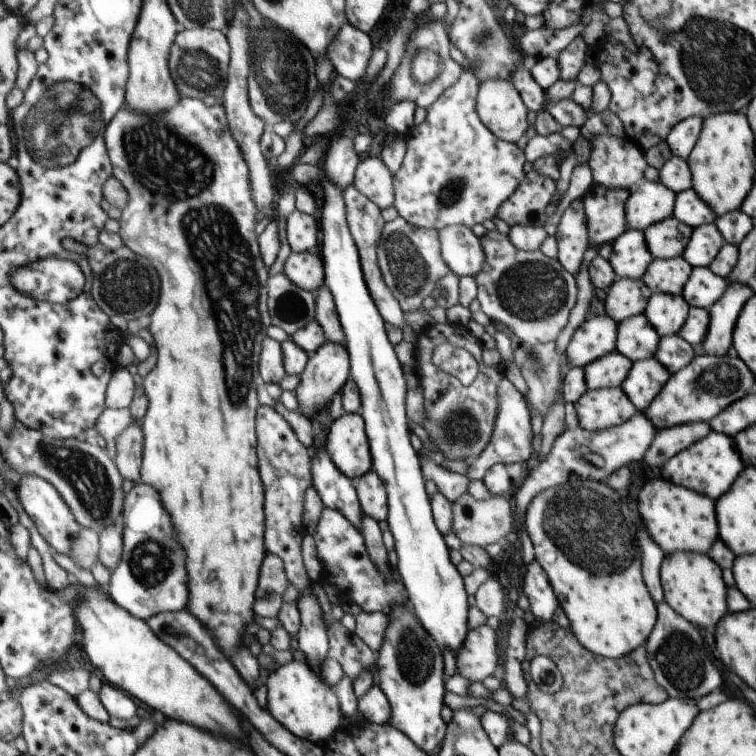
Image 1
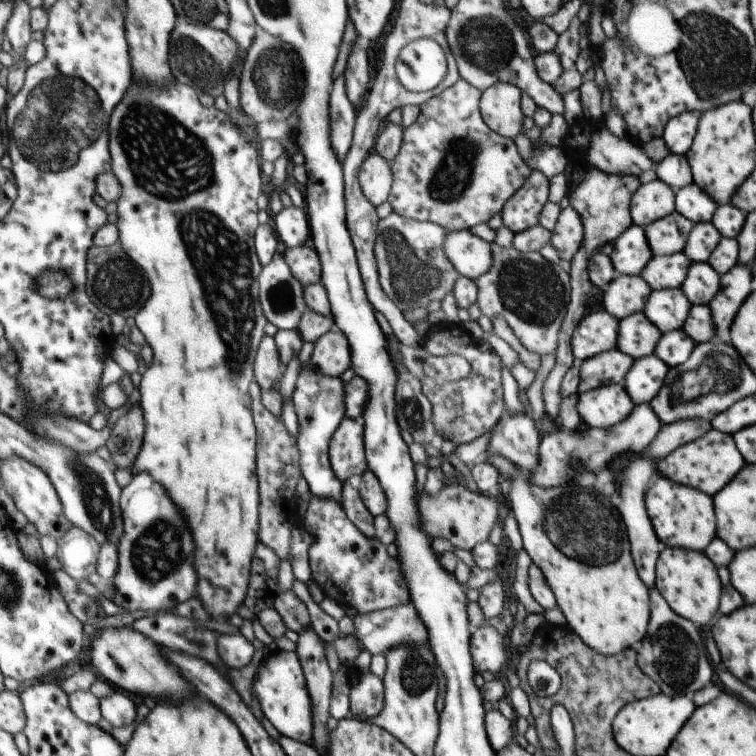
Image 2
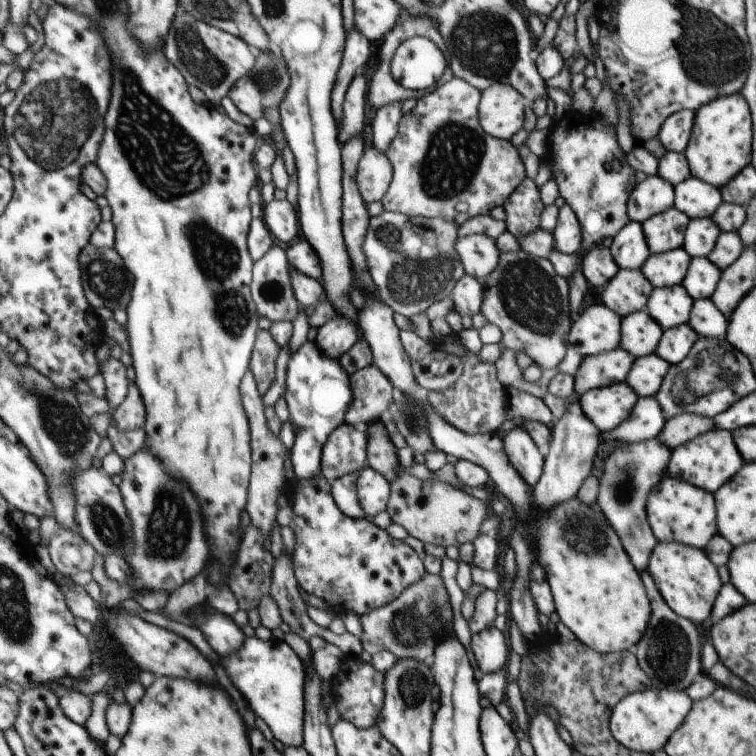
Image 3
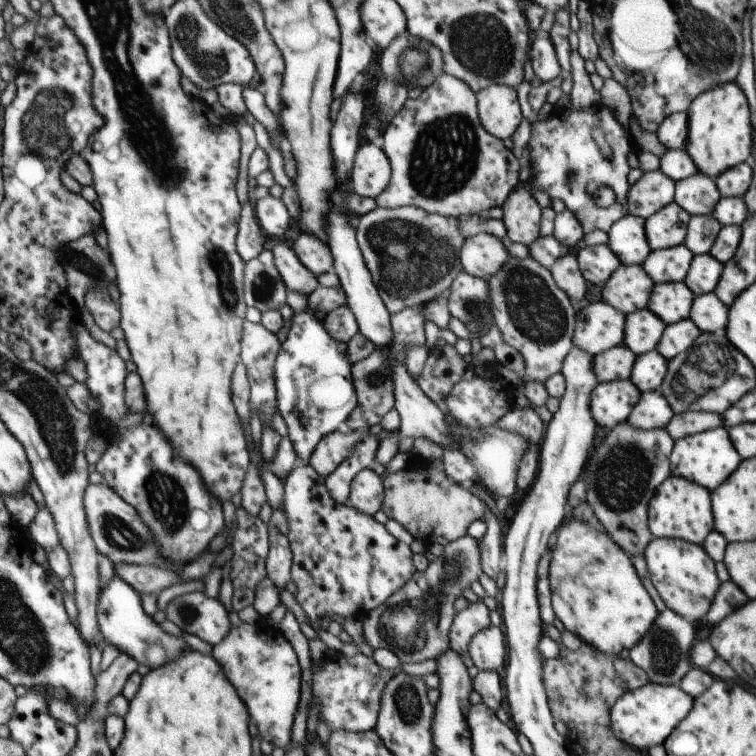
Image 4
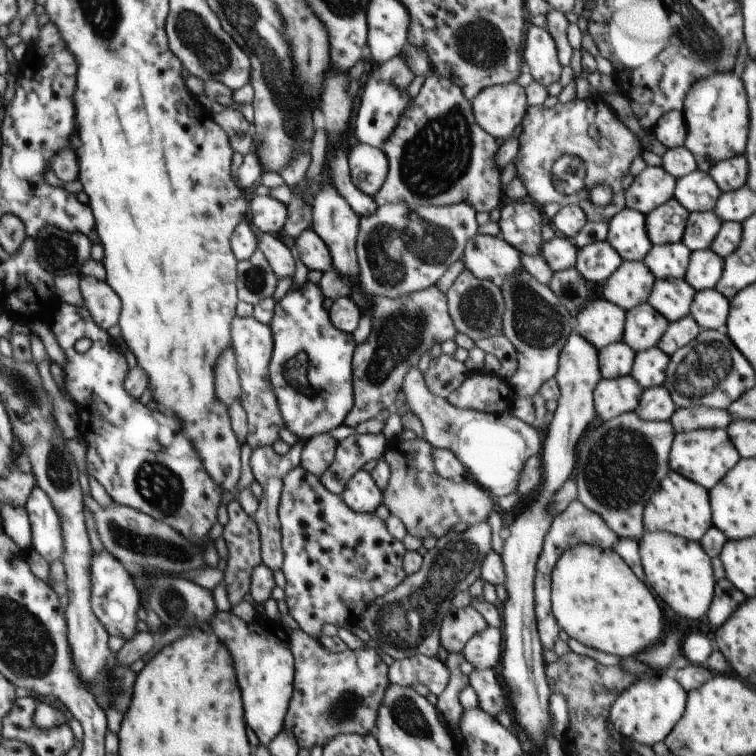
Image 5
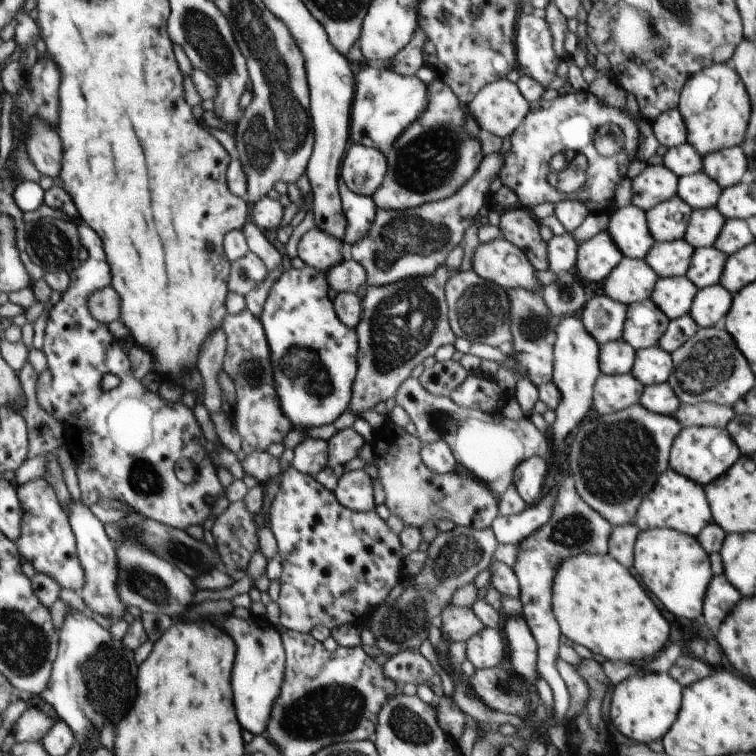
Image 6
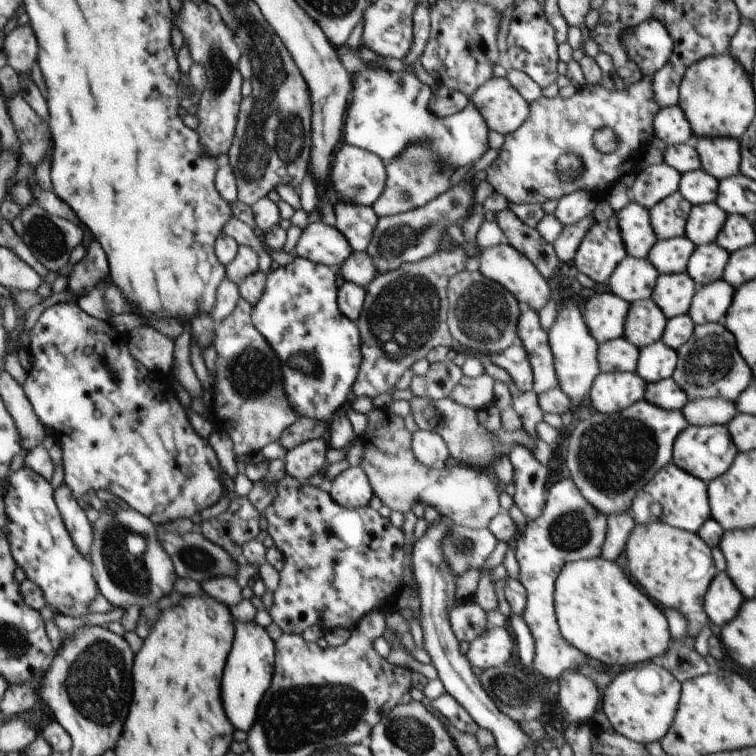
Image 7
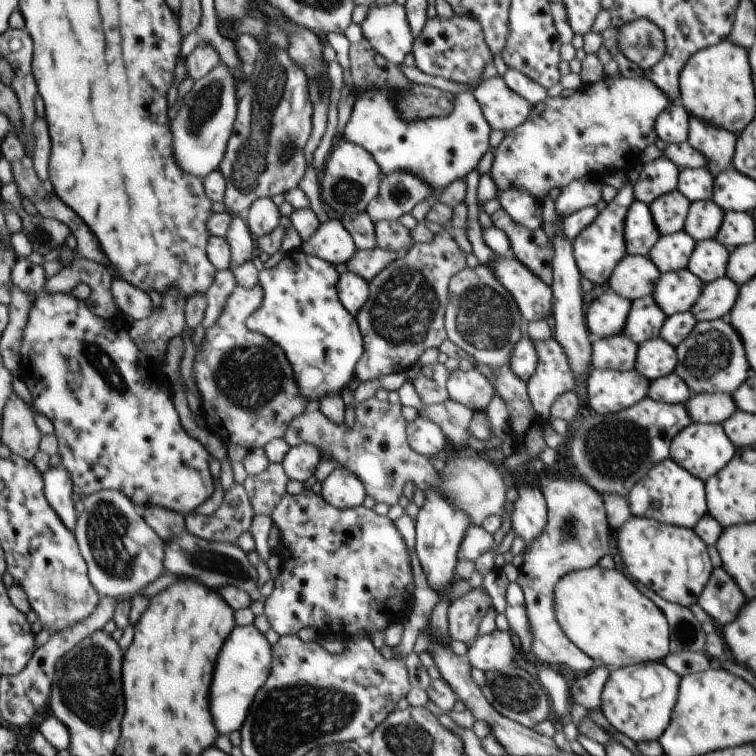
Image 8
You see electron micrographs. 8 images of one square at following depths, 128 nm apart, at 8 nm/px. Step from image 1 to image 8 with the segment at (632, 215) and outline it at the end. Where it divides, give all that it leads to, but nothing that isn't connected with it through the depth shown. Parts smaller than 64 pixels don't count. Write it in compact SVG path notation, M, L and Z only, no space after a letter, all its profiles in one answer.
M661 154L641 168L637 182L633 185L634 200L648 206L659 196L674 191L678 187L679 175L681 170L678 166Z

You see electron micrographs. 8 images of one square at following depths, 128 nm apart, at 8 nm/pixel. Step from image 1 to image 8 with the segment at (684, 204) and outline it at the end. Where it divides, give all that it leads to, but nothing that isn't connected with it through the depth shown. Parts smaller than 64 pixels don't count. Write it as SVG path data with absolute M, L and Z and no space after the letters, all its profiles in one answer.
M706 167L683 169L675 189L689 202L710 200L713 196L713 173Z

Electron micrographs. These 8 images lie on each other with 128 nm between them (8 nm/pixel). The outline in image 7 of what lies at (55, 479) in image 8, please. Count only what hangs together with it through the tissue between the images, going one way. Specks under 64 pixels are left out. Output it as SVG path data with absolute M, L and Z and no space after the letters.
M66 483L55 490L55 500L58 501L59 510L63 514L67 528L70 529L71 536L74 537L75 544L78 545L83 556L91 560L93 558L91 546L95 544L93 522L89 522L85 510L77 504L74 492L71 492Z

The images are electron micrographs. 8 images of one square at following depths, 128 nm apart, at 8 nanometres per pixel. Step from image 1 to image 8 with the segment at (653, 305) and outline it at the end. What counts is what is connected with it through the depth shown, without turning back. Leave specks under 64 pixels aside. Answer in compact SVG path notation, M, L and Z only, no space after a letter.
M689 269L661 273L651 296L667 317L689 311L701 293L704 283Z

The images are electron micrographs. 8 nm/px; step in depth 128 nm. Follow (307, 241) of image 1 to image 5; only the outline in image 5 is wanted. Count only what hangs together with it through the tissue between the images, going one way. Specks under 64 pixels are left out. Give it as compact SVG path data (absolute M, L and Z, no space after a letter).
M249 194L248 218L256 232L275 234L285 222L285 206L269 195Z

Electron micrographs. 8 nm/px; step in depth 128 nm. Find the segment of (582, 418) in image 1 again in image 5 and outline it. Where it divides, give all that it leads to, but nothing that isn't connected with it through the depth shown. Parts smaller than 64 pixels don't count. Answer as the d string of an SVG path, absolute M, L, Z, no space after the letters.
M630 374L614 379L601 379L594 390L595 414L603 422L635 410L642 387Z

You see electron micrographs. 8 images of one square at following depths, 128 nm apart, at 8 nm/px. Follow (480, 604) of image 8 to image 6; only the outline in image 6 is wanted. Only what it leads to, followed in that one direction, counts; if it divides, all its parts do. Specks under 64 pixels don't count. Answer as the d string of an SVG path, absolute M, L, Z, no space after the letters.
M451 604L442 610L439 622L442 636L450 642L466 642L484 627L471 608L454 607Z

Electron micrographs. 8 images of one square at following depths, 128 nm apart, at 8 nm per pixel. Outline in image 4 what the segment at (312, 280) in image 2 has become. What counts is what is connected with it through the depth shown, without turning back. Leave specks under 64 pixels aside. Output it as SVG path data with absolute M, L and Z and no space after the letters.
M300 232L293 242L292 252L298 262L316 277L320 274L334 273L333 258L326 244L315 236Z

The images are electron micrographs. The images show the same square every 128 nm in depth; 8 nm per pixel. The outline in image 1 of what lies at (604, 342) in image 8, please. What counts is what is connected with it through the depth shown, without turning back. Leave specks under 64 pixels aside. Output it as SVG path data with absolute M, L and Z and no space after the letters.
M610 352L582 368L585 386L596 391L600 388L620 387L632 366L633 362L622 353Z

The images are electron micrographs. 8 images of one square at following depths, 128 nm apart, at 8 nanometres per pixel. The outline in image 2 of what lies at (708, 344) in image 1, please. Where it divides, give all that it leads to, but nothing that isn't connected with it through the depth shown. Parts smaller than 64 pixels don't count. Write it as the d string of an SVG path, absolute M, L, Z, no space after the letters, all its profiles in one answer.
M737 263L721 276L721 290L709 302L715 325L715 338L727 340L727 332L739 307L749 298L751 272Z

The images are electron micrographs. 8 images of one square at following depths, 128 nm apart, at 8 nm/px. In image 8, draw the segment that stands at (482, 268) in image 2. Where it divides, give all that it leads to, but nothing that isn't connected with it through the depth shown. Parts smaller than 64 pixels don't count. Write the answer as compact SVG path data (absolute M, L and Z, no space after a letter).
M494 255L494 260L487 266L494 273L494 276L501 282L510 296L514 297L522 316L529 321L549 320L553 311L553 296L551 289L537 275L530 272L521 262L515 258L507 259Z

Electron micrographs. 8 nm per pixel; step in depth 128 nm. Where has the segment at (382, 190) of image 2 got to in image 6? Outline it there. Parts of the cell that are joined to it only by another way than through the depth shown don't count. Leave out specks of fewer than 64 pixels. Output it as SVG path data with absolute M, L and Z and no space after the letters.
M351 144L340 162L338 176L351 192L370 197L387 172L384 153L361 144Z

